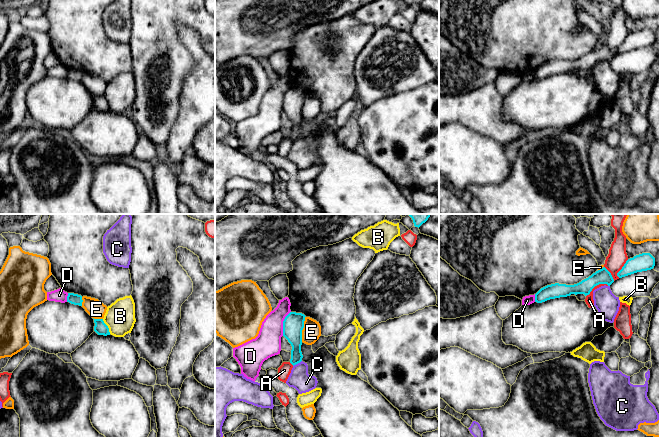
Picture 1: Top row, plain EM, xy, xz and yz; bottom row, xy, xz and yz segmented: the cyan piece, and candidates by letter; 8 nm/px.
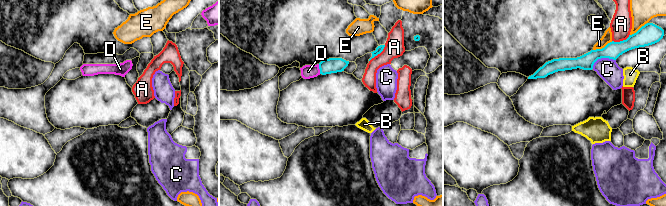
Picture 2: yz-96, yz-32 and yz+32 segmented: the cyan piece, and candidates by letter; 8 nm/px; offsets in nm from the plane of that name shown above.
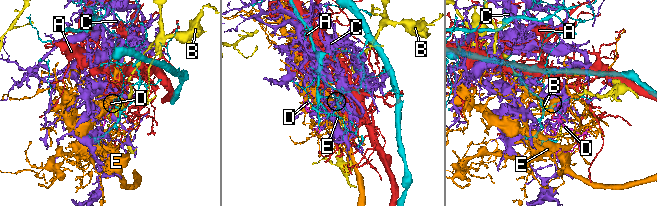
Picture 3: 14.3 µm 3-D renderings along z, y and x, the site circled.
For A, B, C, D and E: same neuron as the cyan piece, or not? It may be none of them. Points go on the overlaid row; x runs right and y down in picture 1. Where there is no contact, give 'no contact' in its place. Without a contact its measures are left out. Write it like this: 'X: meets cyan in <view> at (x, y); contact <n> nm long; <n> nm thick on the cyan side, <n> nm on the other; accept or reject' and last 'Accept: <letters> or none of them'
A: meets cyan in yz at (596, 285); contact 200 nm long; 120 nm thick on the cyan side, 70 nm on the other; reject
B: meets cyan in xy at (107, 326); contact 140 nm long; 100 nm thick on the cyan side, 240 nm on the other; reject
C: meets cyan in xz at (297, 363); contact 90 nm long; 140 nm thick on the cyan side, 160 nm on the other; reject
D: meets cyan in xz at (283, 323); contact 220 nm long; 170 nm thick on the cyan side, 200 nm on the other; reject
E: meets cyan in xz at (302, 329); contact 220 nm long; 170 nm thick on the cyan side, 150 nm on the other; reject
Accept: none of them

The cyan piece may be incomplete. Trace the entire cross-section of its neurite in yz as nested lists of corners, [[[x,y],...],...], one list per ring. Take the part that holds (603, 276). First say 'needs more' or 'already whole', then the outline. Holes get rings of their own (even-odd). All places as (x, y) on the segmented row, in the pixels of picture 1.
already whole | [[[603,267],[577,284],[566,285],[555,283],[541,288],[535,294],[535,302],[542,303],[550,299],[567,297],[571,294],[584,294],[587,296],[595,286],[599,284],[607,284],[610,286],[613,282],[614,279],[611,273]]]

